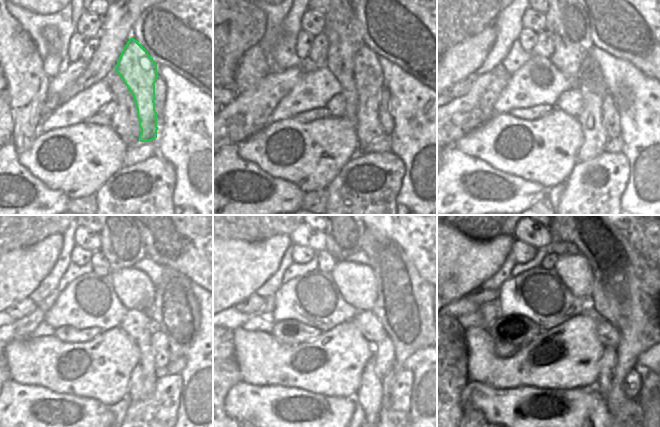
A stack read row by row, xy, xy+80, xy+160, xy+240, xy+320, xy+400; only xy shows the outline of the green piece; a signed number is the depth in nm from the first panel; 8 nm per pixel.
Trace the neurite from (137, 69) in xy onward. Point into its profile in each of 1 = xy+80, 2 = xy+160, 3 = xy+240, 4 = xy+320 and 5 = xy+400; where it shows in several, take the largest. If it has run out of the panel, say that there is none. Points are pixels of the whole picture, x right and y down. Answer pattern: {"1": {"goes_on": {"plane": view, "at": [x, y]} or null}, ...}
{"1": {"goes_on": {"plane": "xy+80", "at": [367, 72]}}, "2": {"goes_on": {"plane": "xy+160", "at": [591, 82]}}, "3": {"goes_on": {"plane": "xy+240", "at": [143, 379]}}, "4": {"goes_on": {"plane": "xy+320", "at": [368, 396]}}, "5": {"goes_on": {"plane": "xy+400", "at": [599, 418]}}}

